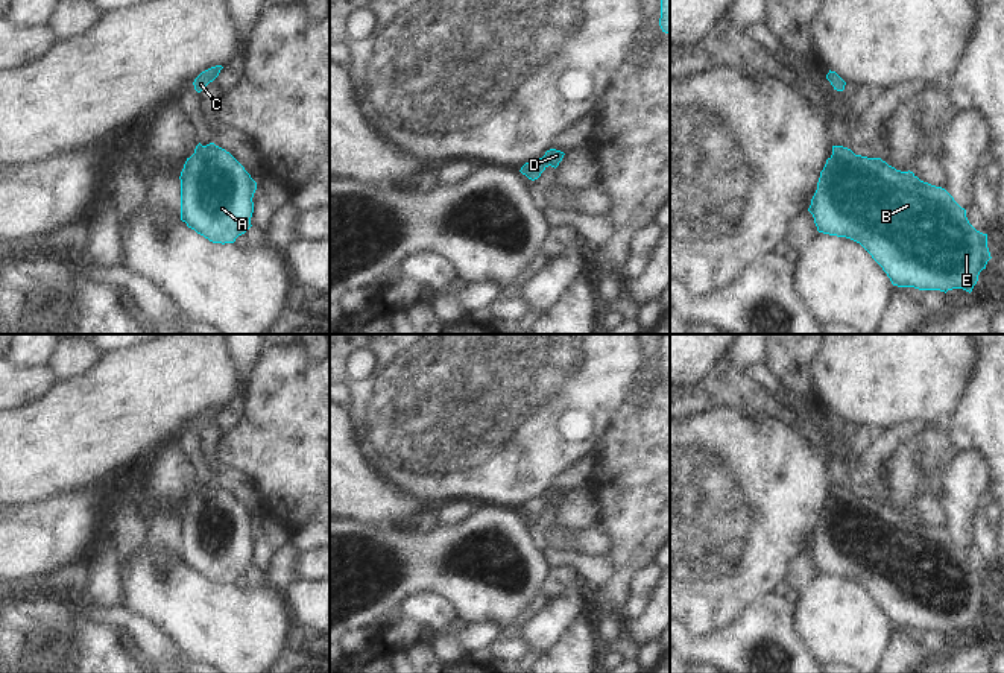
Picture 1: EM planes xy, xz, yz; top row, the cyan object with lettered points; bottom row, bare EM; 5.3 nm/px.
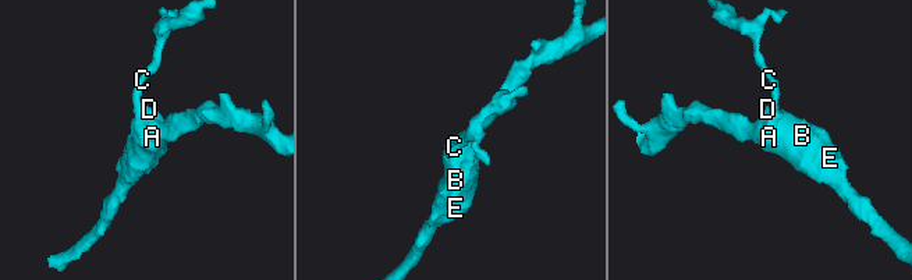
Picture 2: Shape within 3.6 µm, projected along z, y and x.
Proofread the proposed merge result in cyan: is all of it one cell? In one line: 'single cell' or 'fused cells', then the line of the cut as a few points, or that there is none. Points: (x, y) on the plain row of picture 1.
single cell; no cut

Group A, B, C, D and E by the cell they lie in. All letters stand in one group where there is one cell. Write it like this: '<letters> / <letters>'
A B C D E

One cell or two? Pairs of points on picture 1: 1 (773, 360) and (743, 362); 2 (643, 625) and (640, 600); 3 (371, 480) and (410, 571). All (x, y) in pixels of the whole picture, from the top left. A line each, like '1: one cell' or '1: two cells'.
1: two cells
2: two cells
3: two cells

